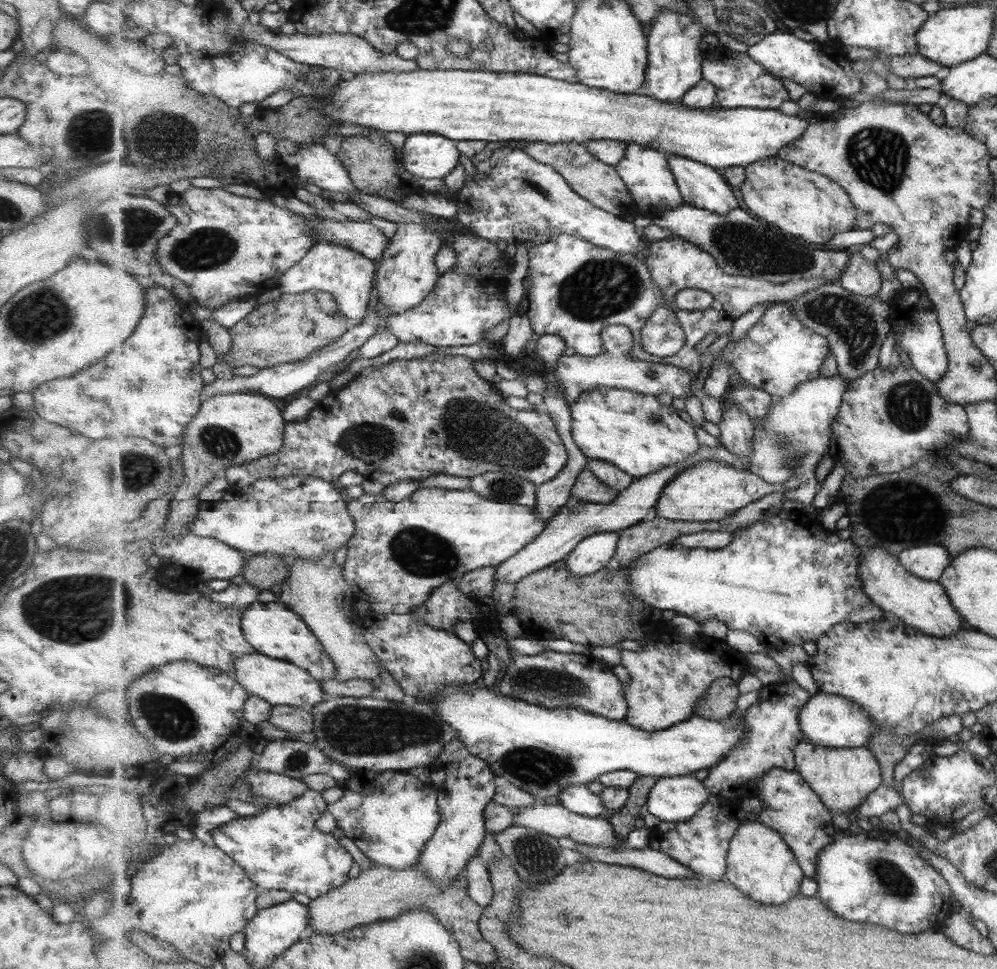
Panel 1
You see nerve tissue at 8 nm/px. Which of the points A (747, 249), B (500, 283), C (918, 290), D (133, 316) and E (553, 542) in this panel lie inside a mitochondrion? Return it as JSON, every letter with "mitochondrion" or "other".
{"A":"mitochondrion","B":"other","C":"other","D":"other","E":"other"}

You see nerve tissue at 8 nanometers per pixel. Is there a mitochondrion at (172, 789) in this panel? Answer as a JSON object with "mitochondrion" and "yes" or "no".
{"mitochondrion":"no"}

